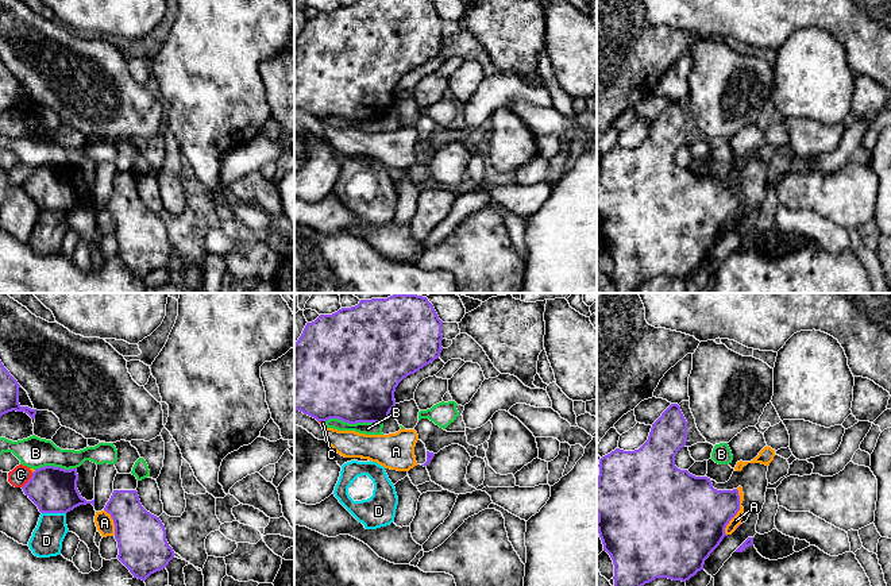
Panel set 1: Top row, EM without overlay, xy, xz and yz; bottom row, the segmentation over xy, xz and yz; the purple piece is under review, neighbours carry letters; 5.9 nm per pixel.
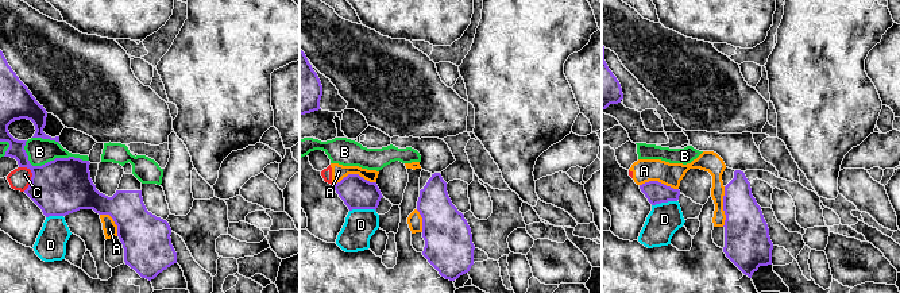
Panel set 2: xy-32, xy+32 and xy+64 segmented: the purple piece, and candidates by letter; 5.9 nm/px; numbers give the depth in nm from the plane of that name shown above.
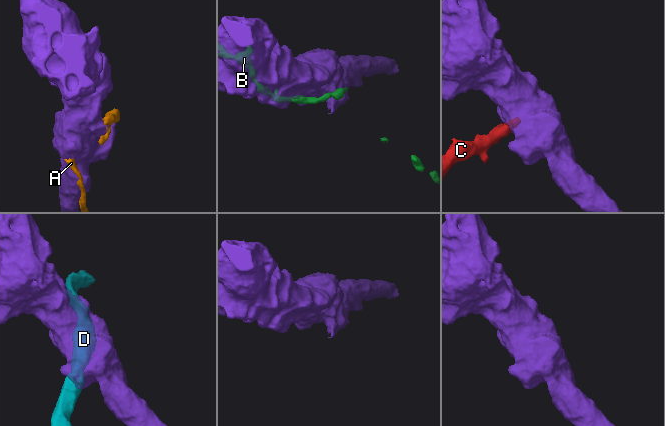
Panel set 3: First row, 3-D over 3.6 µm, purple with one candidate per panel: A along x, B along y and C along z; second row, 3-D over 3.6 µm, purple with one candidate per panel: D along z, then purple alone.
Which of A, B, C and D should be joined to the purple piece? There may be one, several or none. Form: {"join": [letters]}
{"join": []}

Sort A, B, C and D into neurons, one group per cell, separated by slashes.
A C / B / D

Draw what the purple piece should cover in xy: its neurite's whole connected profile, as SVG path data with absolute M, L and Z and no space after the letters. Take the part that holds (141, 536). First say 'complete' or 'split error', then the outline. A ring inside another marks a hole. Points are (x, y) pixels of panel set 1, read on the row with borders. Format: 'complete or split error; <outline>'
split error; M117 473L104 510L115 524L117 559L134 578L146 581L169 564L174 551L166 540L166 529L159 517L142 506L136 487L135 475Z

